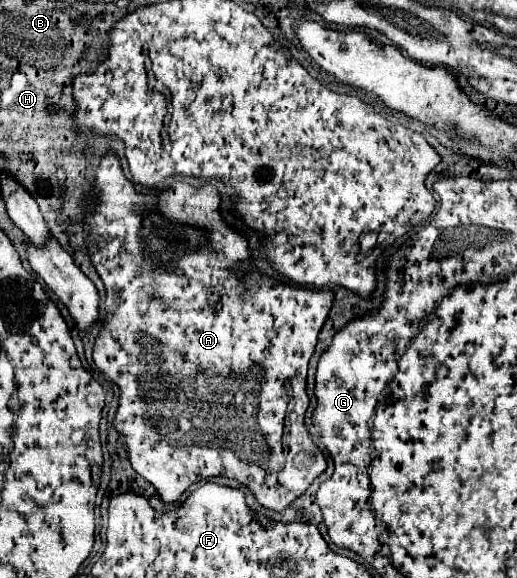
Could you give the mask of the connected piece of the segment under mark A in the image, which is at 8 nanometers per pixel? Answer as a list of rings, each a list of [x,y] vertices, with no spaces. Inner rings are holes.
[[[107,154],[103,160],[101,160],[101,166],[95,174],[95,190],[97,190],[97,198],[99,198],[99,206],[93,214],[93,218],[89,218],[87,222],[93,226],[93,232],[91,232],[91,262],[95,266],[95,270],[111,270],[107,272],[109,280],[113,280],[113,286],[119,286],[119,300],[117,304],[113,306],[113,310],[107,312],[107,318],[105,318],[105,328],[101,330],[97,342],[95,342],[95,350],[93,350],[93,360],[95,360],[95,366],[105,372],[121,390],[121,400],[119,400],[119,410],[115,414],[115,428],[125,436],[125,446],[127,446],[127,452],[129,452],[129,460],[131,460],[131,466],[133,470],[143,476],[145,480],[149,480],[155,490],[159,492],[161,500],[163,502],[175,502],[179,500],[179,496],[191,486],[191,484],[197,484],[201,480],[209,480],[209,478],[217,478],[217,476],[223,476],[223,478],[233,478],[241,484],[245,484],[257,498],[257,502],[269,510],[285,510],[295,498],[299,498],[309,486],[311,482],[321,476],[327,468],[327,462],[325,462],[325,456],[323,452],[309,440],[303,438],[303,414],[307,410],[307,404],[309,404],[309,398],[305,394],[305,380],[307,380],[307,364],[309,364],[309,358],[315,350],[315,344],[317,344],[317,334],[329,314],[329,308],[331,308],[331,302],[333,302],[333,294],[331,292],[315,292],[315,290],[307,290],[307,288],[293,288],[289,284],[283,284],[283,282],[275,282],[271,278],[261,278],[257,272],[253,274],[239,274],[235,276],[233,272],[229,270],[207,270],[207,258],[217,258],[221,260],[223,258],[223,242],[237,242],[237,232],[229,230],[227,224],[223,222],[221,218],[221,212],[219,212],[219,204],[221,204],[221,198],[219,198],[219,192],[213,188],[213,186],[191,186],[187,182],[171,182],[167,192],[159,194],[159,196],[141,196],[135,192],[133,184],[123,176],[121,172],[121,166],[119,166],[119,160],[115,158],[115,154]],[[145,208],[157,208],[159,212],[163,212],[163,216],[167,216],[169,220],[177,220],[181,224],[193,224],[193,226],[203,226],[211,232],[209,240],[211,244],[205,248],[205,250],[197,250],[197,252],[191,252],[191,254],[183,254],[183,258],[177,262],[175,268],[169,268],[169,270],[161,270],[161,268],[155,268],[153,262],[143,254],[143,248],[141,248],[141,242],[139,242],[139,226],[141,226],[141,210]],[[237,378],[245,378],[245,386],[241,386],[241,382],[237,382]],[[229,398],[235,398],[235,410],[233,414],[219,414],[217,410],[229,410]],[[227,438],[231,438],[233,446],[227,446]]]

